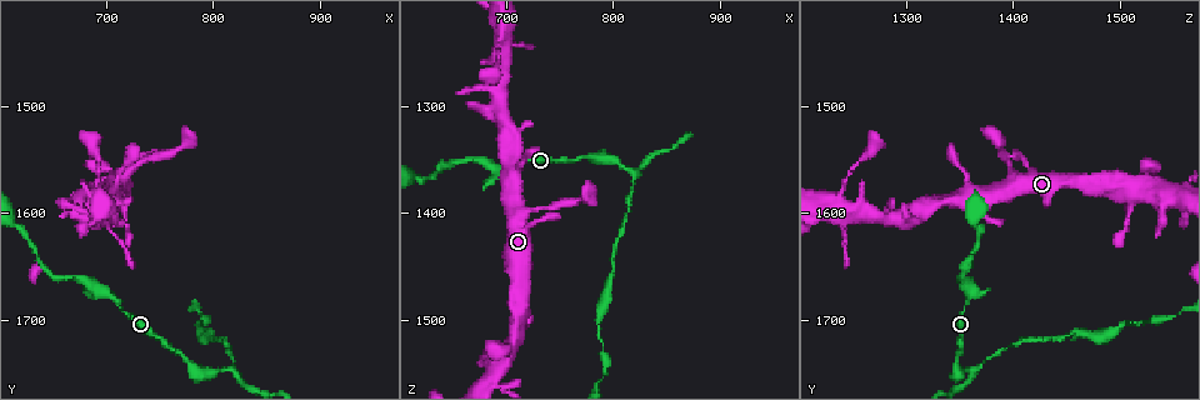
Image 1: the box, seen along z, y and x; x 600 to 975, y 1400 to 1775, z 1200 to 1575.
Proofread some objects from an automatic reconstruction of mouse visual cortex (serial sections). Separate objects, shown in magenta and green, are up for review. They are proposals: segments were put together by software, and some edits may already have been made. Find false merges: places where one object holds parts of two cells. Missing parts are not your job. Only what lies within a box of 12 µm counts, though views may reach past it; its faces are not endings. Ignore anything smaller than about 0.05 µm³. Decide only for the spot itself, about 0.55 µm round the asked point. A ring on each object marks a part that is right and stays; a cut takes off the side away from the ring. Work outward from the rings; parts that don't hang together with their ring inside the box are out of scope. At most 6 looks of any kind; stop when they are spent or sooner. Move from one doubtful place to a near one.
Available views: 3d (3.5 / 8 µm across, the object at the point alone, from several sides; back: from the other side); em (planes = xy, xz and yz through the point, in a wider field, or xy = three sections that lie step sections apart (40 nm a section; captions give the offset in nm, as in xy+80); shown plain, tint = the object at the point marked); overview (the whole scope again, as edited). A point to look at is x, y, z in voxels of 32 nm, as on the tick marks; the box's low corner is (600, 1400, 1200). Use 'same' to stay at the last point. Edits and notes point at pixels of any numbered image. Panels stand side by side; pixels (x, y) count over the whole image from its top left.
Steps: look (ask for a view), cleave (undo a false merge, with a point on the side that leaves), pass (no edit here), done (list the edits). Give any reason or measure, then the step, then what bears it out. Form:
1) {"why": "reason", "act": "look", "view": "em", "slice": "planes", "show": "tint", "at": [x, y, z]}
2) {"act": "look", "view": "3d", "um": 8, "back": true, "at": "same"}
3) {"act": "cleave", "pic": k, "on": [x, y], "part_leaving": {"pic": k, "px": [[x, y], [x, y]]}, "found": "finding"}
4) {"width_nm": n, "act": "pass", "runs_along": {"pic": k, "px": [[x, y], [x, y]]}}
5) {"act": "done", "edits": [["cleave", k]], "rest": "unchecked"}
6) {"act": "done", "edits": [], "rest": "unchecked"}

{"why": "a fork", "act": "look", "view": "3d", "um": 3.5, "at": [818, 1750, 1362]}

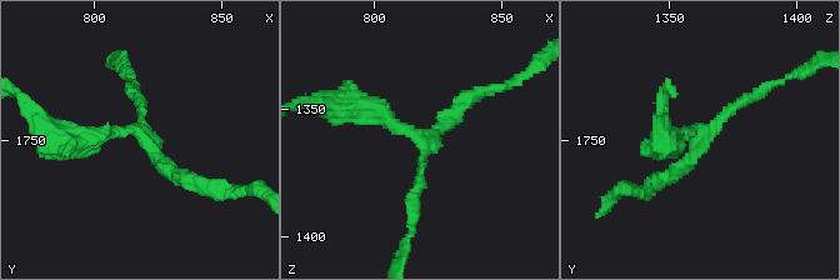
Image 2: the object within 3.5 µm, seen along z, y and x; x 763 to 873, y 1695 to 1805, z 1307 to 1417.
{"arms": 3, "arm_widths_nm": [150, 200, 300], "act": "look", "view": "em", "slice": "xy", "step": 2, "show": "tint", "at": [819, 1748, 1362]}

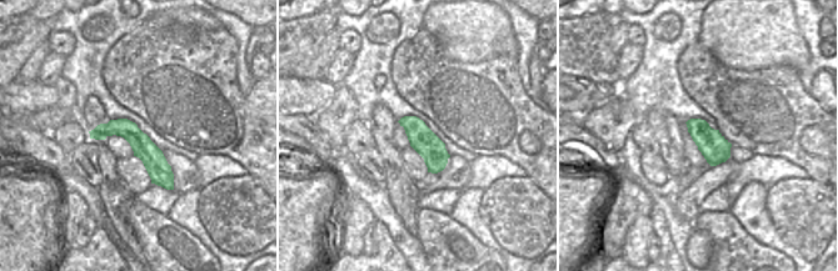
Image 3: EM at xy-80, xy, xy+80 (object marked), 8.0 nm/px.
{"why": "cut it another way", "act": "look", "view": "em", "slice": "planes", "show": "tint", "at": "same"}

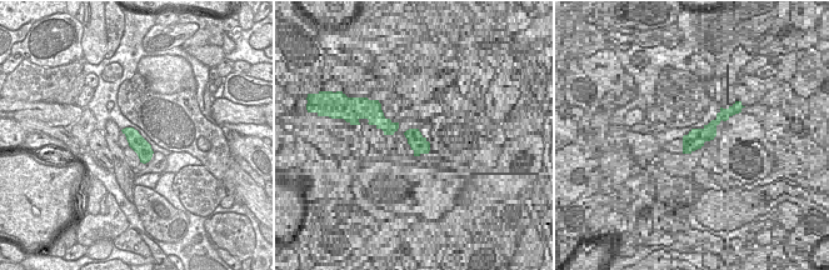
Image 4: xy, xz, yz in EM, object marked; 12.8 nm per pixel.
{"width_nm": 200, "act": "pass", "runs_along": {"pic": 2, "px": [[351, 108], [424, 143], [413, 203]]}, "found": "all the same cell"}

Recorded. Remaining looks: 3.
{"why": "sudden change in width", "act": "look", "view": "3d", "um": 3.5, "at": [678, 1660, 1352]}

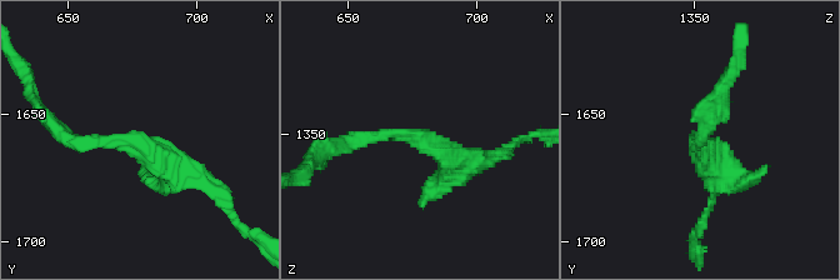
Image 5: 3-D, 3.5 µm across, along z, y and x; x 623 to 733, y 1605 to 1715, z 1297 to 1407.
{"arm_widths_nm": [150, 300], "act": "look", "view": "em", "slice": "xy", "step": 5, "show": "tint", "at": [678, 1661, 1352]}

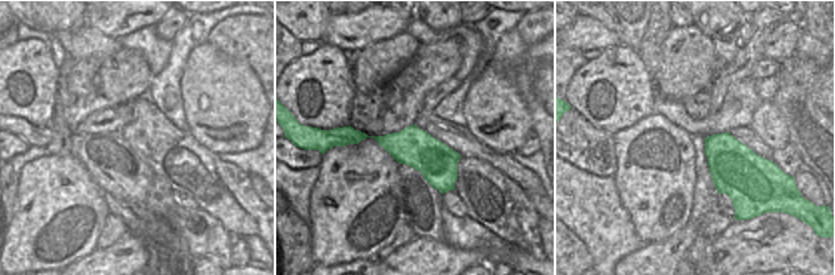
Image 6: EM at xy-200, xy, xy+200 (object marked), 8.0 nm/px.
{"act": "pass", "runs_along": {"pic": 5, "px": [[206, 183], [141, 144], [61, 133]]}, "found": "continuous, no second cell"}

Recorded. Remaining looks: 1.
{"act": "done", "edits": [], "rest": "unchecked"}

